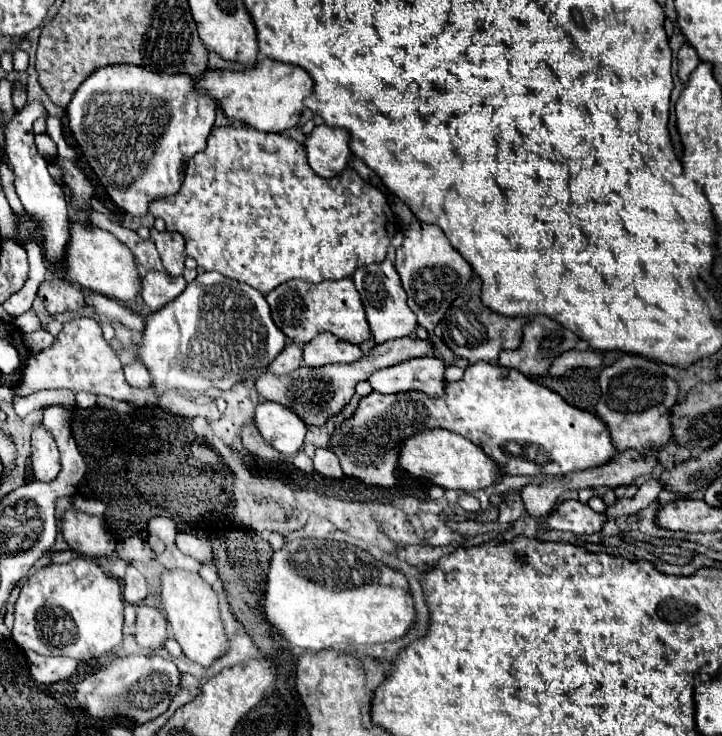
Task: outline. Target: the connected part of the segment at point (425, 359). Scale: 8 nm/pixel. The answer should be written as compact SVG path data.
M422 356L404 360L390 368L372 372L368 378L374 392L396 394L408 390L422 390L430 396L444 394L444 362L436 356Z

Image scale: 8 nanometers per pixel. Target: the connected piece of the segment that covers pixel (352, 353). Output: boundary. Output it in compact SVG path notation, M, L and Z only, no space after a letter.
M320 332L314 340L304 346L304 362L308 366L324 366L324 364L350 364L362 358L362 350L358 344L350 344L340 340L330 332Z

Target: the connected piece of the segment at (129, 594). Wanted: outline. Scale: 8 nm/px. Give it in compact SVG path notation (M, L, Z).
M128 566L126 578L124 578L124 598L126 598L126 602L136 604L136 600L146 598L146 596L148 596L148 586L146 586L144 576L136 568Z

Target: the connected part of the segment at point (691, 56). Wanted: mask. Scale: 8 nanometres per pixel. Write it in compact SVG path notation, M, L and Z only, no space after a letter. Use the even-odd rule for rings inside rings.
M684 44L678 52L678 78L682 80L682 84L686 84L690 72L700 64L698 54L694 52L694 48L690 44Z

